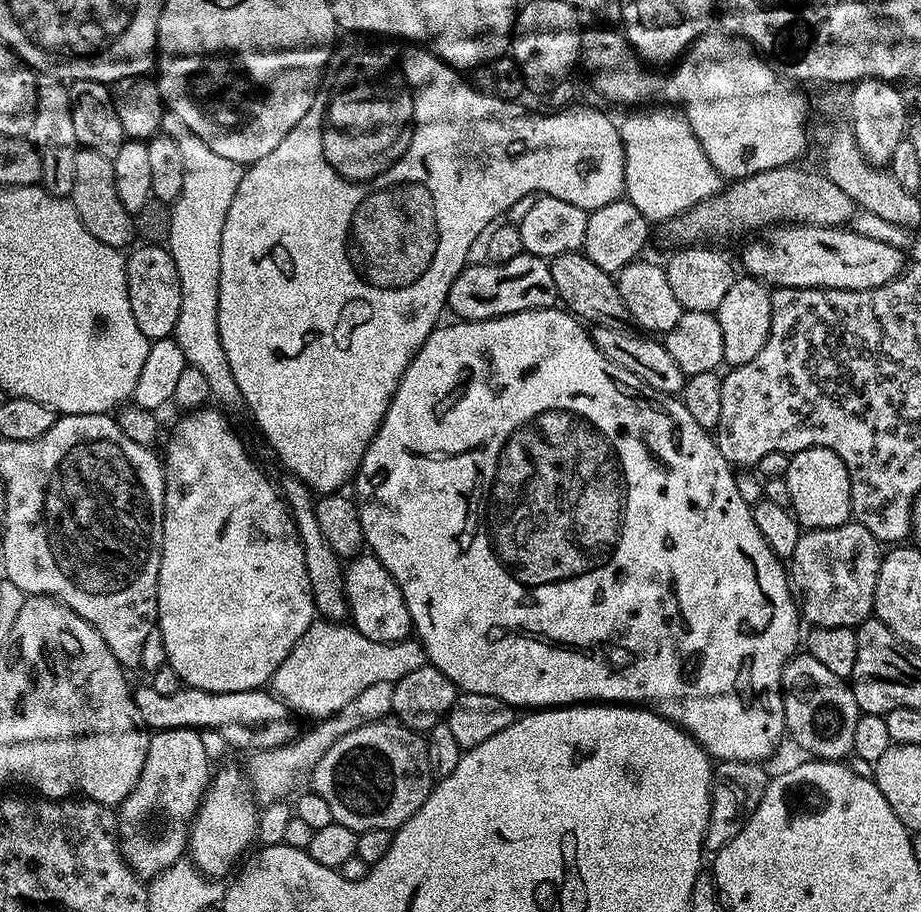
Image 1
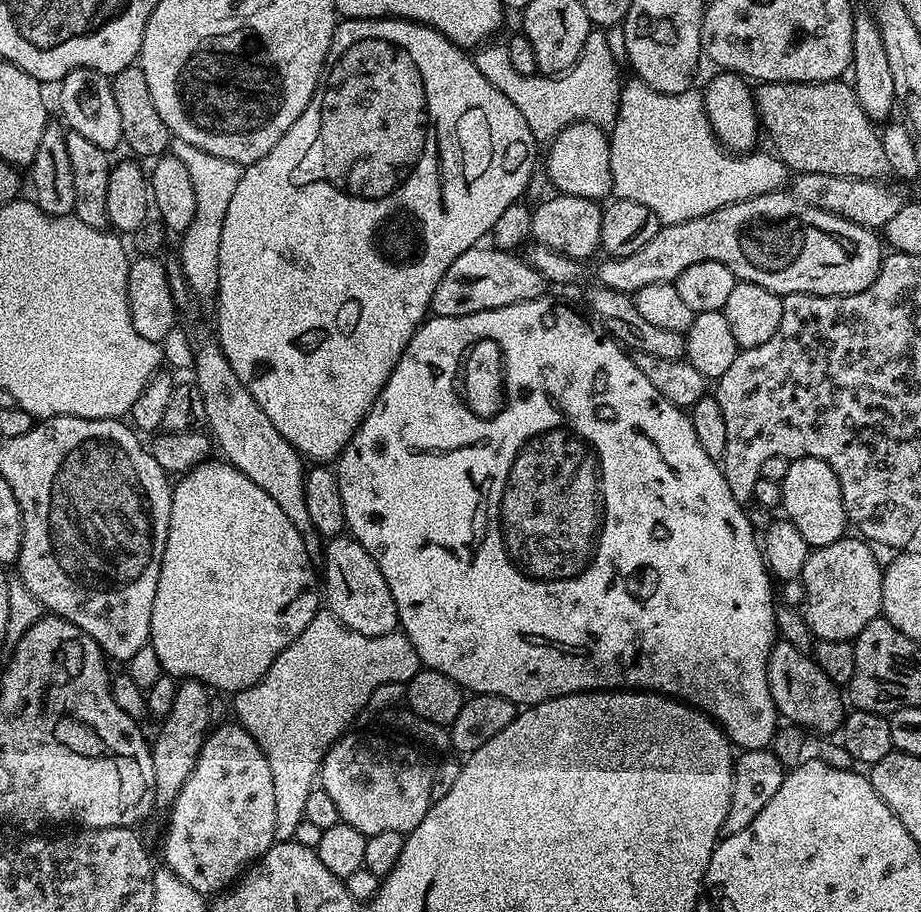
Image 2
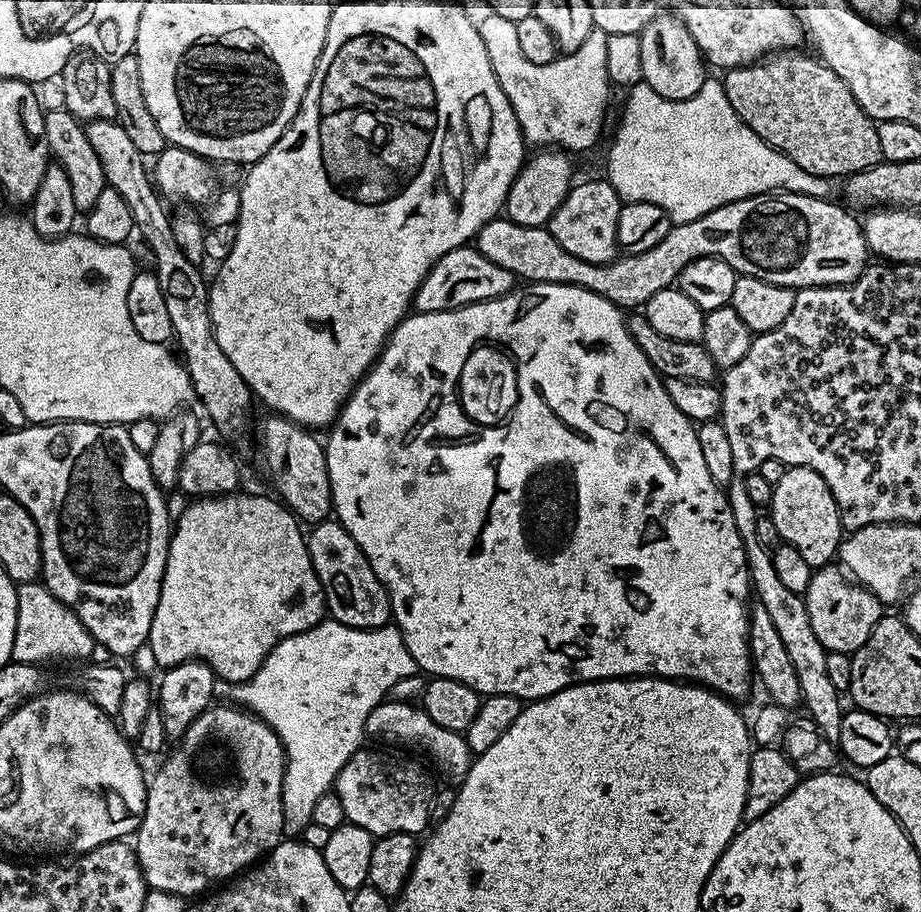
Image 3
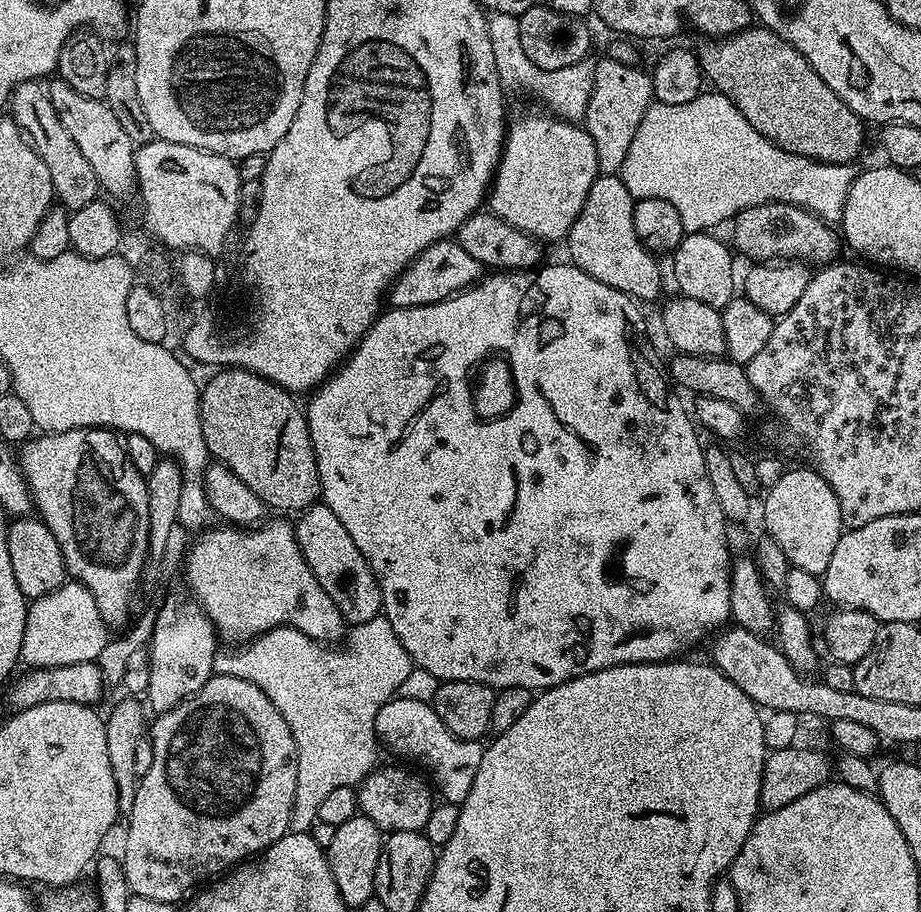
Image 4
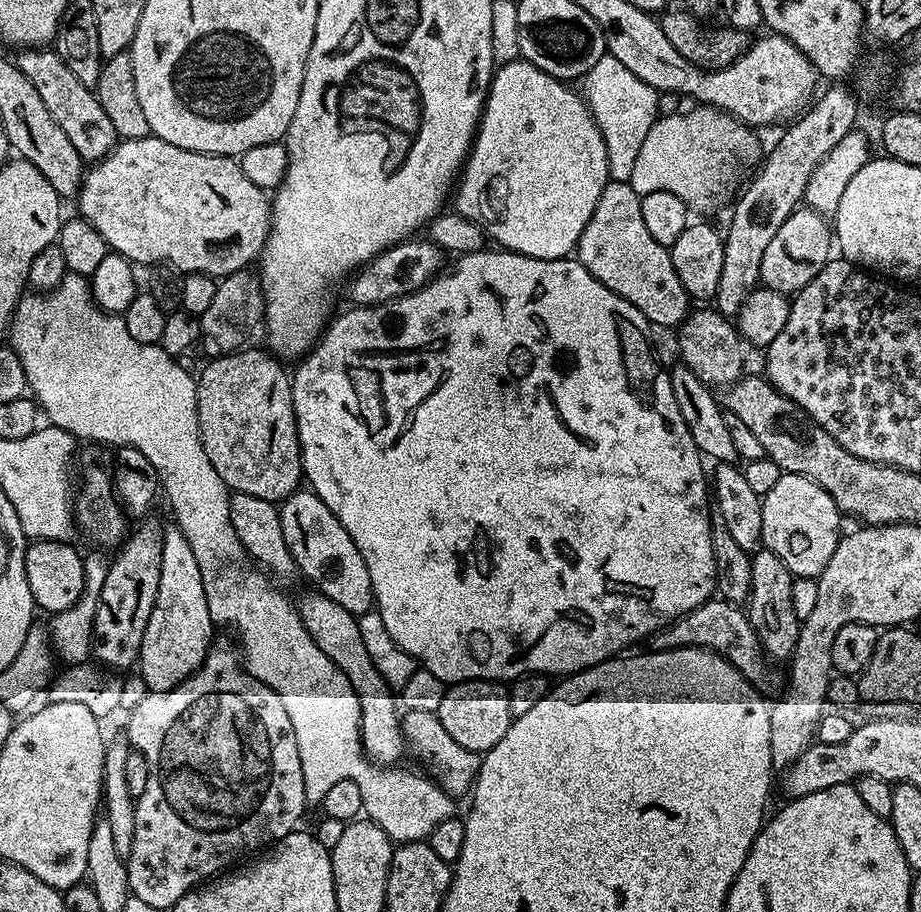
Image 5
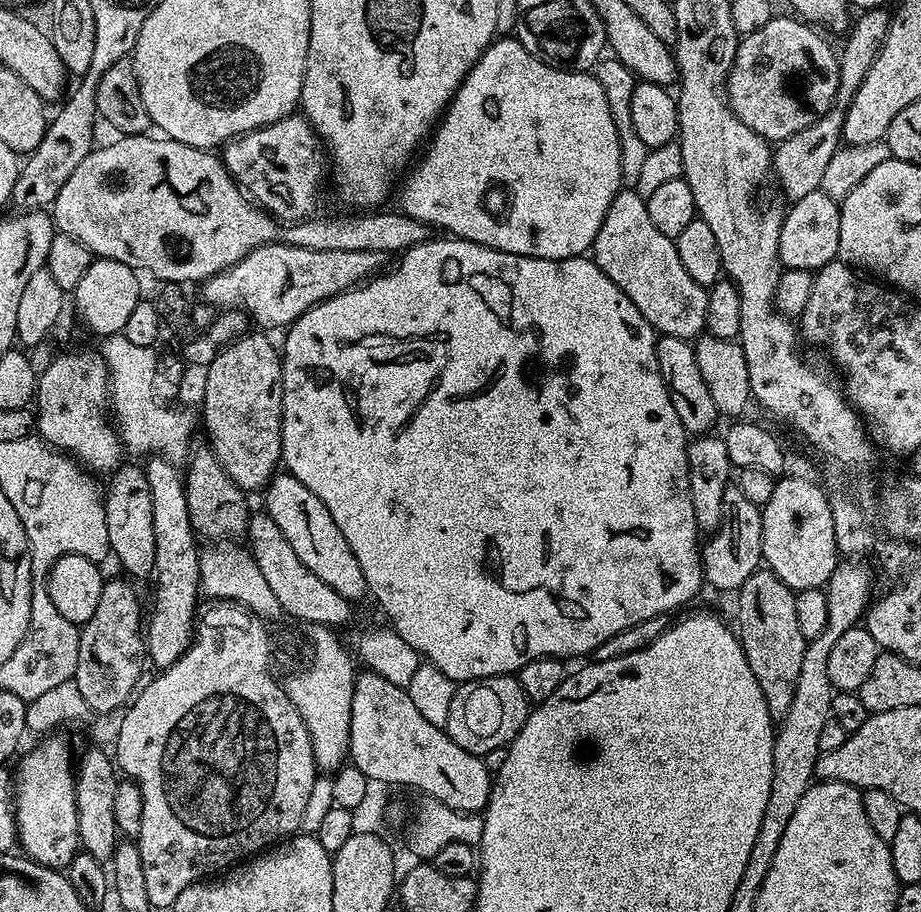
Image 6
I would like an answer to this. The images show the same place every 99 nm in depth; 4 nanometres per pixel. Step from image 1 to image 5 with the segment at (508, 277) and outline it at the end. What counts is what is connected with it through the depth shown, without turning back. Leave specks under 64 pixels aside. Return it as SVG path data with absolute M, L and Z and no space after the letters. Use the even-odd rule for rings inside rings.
M409 238L380 252L373 260L359 269L347 281L348 296L356 306L371 306L385 304L391 300L402 298L406 294L416 292L431 282L432 277L441 271L445 253L437 244L428 238Z

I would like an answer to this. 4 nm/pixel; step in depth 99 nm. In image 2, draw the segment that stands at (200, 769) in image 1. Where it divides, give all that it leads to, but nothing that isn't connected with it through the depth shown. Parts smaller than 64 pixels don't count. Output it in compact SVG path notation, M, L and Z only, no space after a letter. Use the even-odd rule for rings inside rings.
M187 678L179 681L176 697L174 698L174 710L170 710L167 719L160 728L156 740L151 741L152 765L154 766L154 778L156 779L156 801L157 805L171 805L176 796L182 790L186 778L196 765L198 754L204 745L204 737L210 731L208 724L208 695L209 689L198 680Z

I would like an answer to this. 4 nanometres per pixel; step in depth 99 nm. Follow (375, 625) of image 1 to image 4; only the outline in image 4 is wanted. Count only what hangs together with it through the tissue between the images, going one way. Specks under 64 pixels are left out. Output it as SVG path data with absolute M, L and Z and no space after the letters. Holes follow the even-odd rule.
M317 502L295 517L294 527L298 546L310 570L314 570L314 578L318 578L322 590L330 594L330 599L333 600L334 606L338 606L345 621L355 626L370 622L381 615L384 603L378 582L366 558L362 558L362 550L354 546L354 538L350 538L346 526L338 522L338 514L334 514L334 510L330 510L327 504Z

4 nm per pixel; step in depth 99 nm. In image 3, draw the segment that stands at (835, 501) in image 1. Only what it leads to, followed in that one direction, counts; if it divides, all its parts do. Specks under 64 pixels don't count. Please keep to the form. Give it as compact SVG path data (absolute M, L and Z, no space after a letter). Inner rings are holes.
M803 466L785 467L782 478L772 485L770 515L781 541L794 546L814 570L825 568L837 559L842 539L840 515L830 486L822 482L822 474Z

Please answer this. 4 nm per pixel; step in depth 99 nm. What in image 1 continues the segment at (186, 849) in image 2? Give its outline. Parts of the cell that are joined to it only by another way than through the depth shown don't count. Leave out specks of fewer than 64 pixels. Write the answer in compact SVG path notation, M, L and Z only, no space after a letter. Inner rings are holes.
M243 767L220 768L217 772L215 769L204 801L200 803L192 826L188 829L187 855L205 876L224 878L228 871L233 871L232 863L236 859L239 861L253 847L252 840L254 844L257 839L258 807L252 801L252 794L253 785Z

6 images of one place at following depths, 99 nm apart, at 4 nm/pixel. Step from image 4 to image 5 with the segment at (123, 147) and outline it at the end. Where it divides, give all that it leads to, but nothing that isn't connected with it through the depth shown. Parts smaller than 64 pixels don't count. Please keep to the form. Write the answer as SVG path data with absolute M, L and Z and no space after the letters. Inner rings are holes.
M43 47L29 48L19 54L21 56L15 57L14 63L22 70L22 74L26 74L26 78L30 78L46 110L50 110L50 118L54 118L54 122L62 126L74 150L78 150L78 154L85 162L103 160L116 147L118 137L114 125L106 115L106 110L102 110L95 91L78 82L70 66L66 66L66 62L62 62L62 58L54 50L45 50Z

